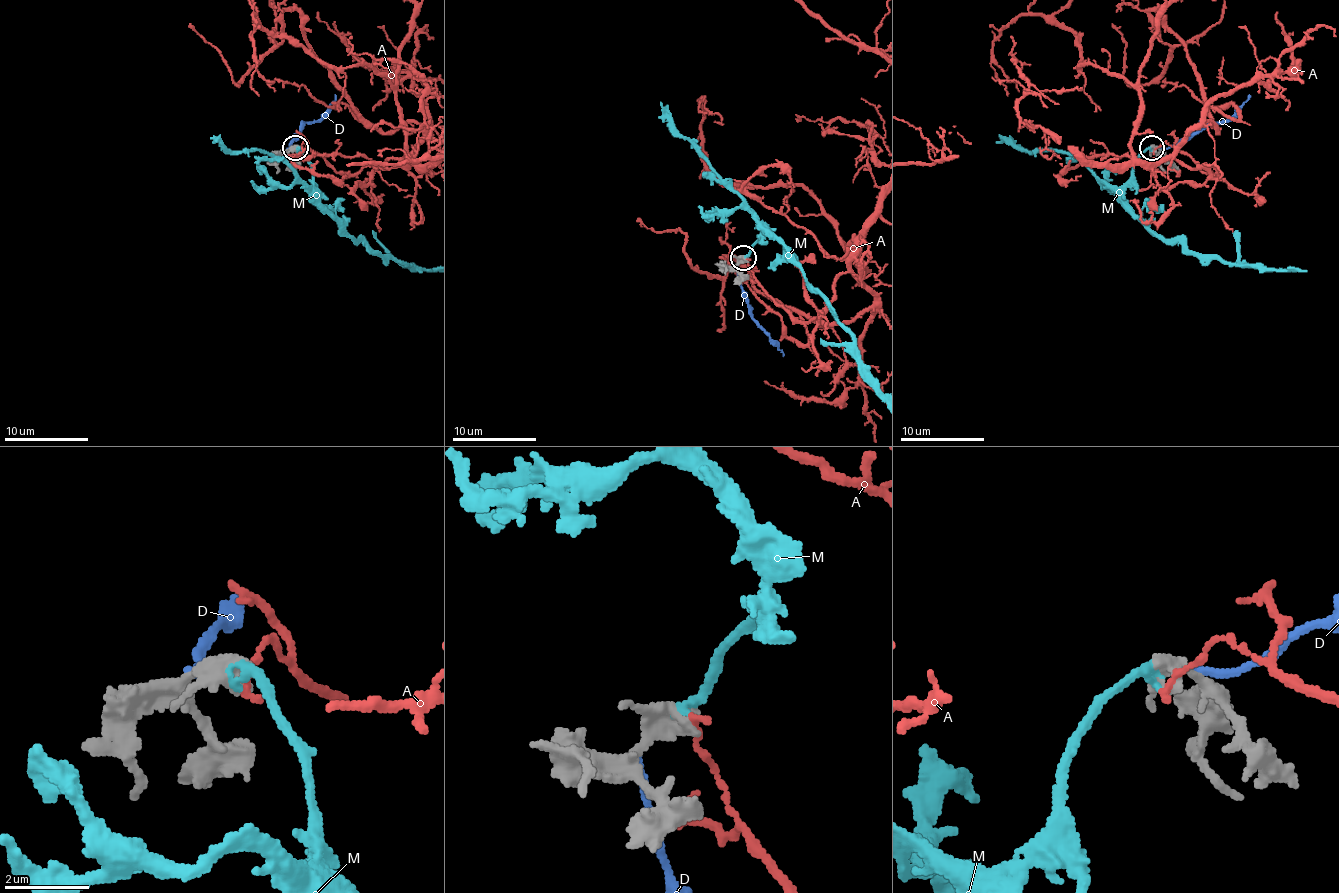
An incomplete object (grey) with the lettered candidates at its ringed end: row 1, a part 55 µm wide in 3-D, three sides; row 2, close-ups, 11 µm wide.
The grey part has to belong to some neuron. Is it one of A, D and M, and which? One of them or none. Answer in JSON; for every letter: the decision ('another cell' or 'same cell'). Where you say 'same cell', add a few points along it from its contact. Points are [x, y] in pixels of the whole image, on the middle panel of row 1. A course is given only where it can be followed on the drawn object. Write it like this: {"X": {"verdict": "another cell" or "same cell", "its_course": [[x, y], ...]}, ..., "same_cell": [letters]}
{"A": {"verdict": "another cell"}, "D": {"verdict": "another cell"}, "M": {"verdict": "same cell"}, "same_cell": ["M"]}

